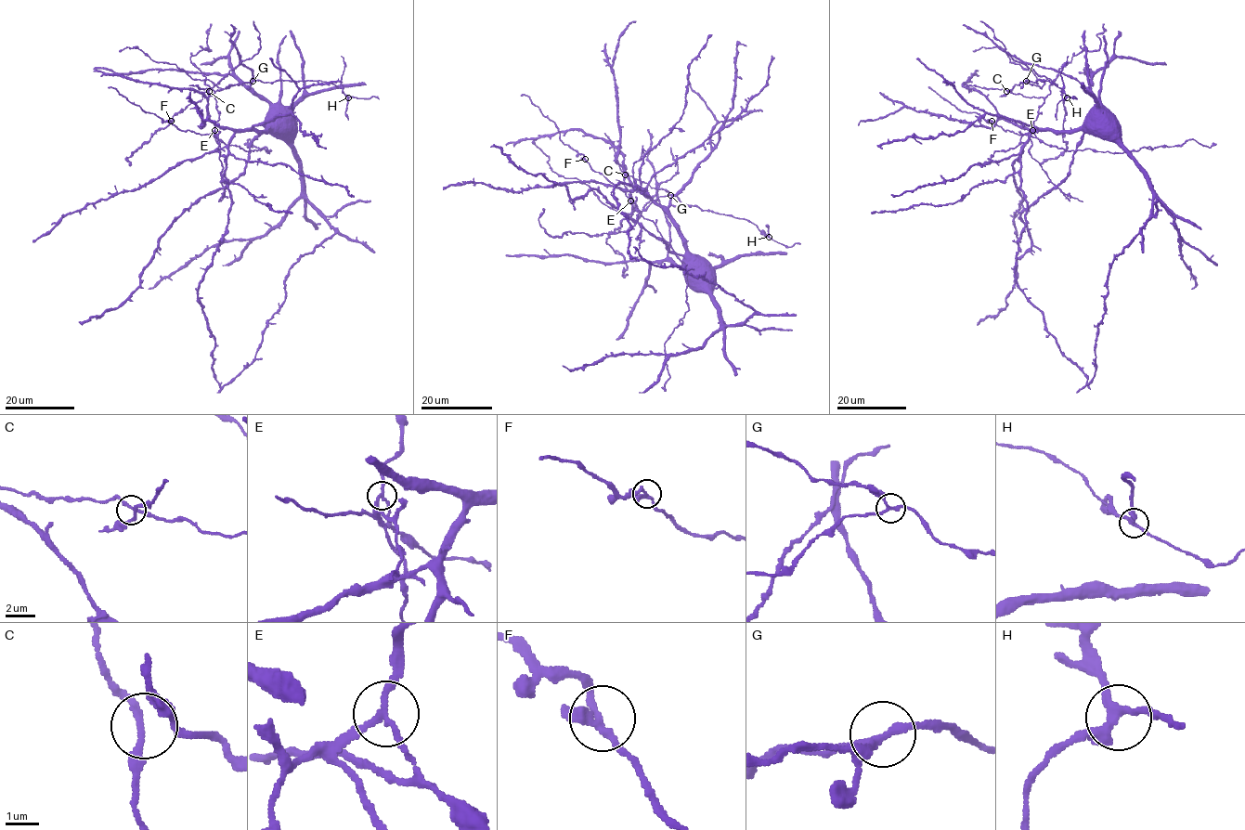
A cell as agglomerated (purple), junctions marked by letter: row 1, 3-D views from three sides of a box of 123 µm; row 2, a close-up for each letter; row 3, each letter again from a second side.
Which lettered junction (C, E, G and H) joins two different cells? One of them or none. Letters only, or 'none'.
E

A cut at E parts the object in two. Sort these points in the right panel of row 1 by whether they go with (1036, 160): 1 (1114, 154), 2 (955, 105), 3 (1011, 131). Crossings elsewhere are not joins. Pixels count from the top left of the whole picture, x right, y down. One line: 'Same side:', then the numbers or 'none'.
Same side: none

